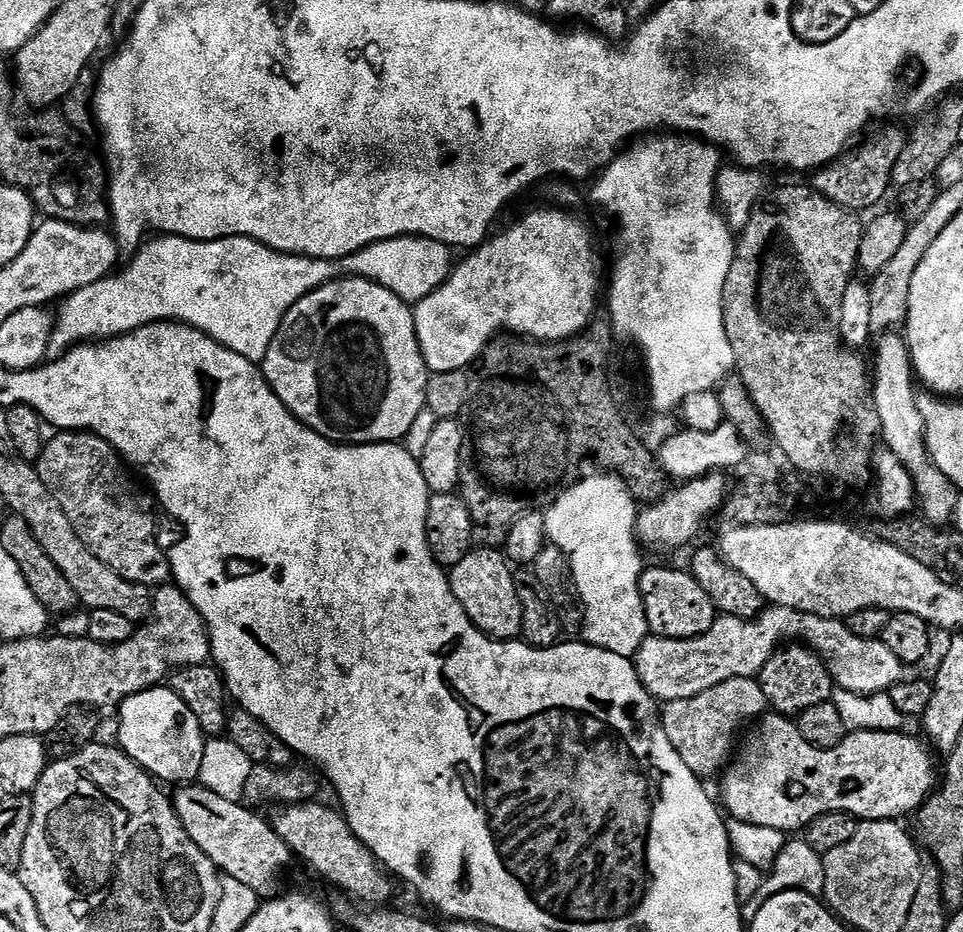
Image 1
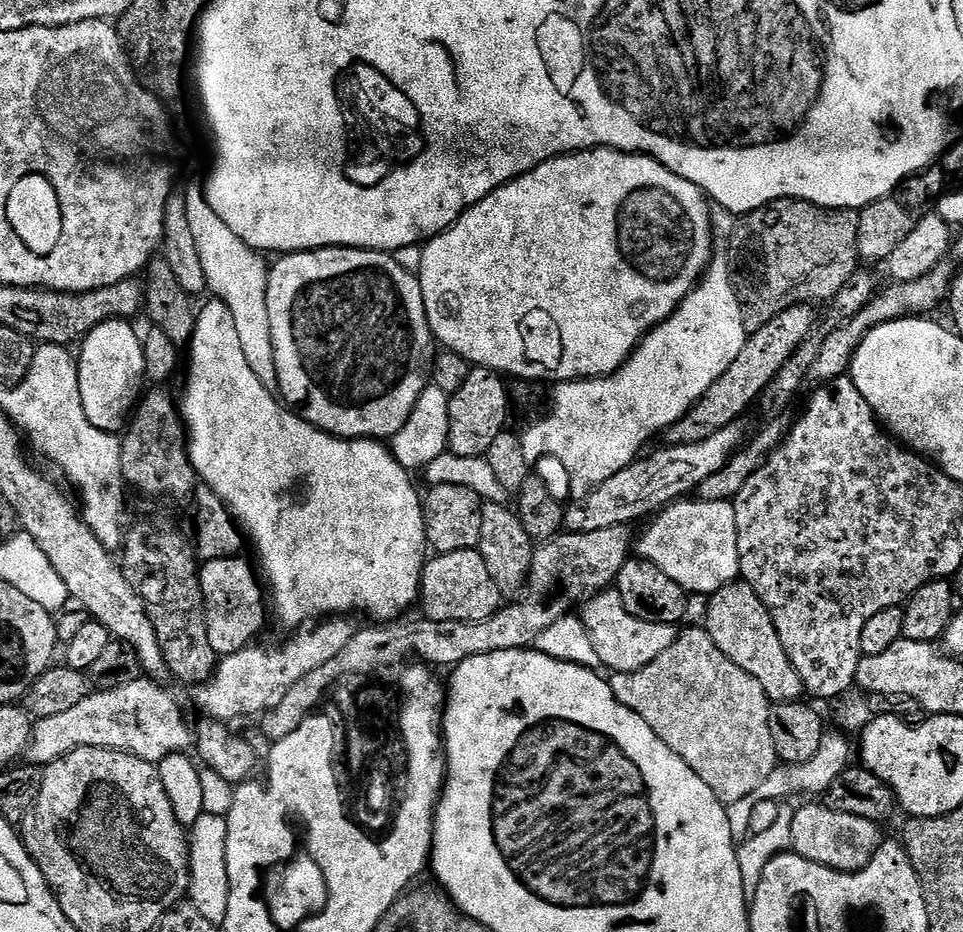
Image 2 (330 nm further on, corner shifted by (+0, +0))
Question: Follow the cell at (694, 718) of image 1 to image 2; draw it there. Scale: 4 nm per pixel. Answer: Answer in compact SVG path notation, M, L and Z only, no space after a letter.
M700 626L688 628L677 635L674 646L658 654L650 666L642 666L637 672L618 672L611 677L614 698L630 710L634 710L714 790L714 794L724 805L730 805L757 789L764 776L777 766L778 757L774 750L774 738L770 738L770 710L772 704L768 695L758 686L742 666L734 666L710 638L710 634Z

